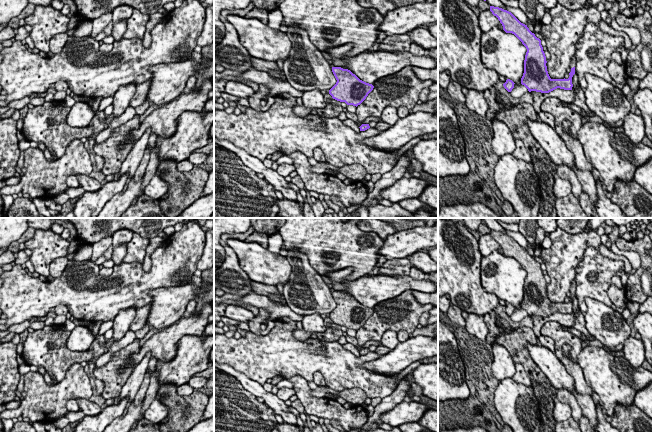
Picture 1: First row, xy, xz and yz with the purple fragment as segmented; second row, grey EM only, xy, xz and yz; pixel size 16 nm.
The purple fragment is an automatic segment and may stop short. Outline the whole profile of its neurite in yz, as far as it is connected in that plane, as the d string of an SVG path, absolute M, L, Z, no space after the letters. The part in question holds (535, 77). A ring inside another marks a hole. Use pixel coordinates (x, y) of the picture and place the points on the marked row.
M490 6L490 11L498 18L506 33L514 34L526 47L524 73L521 84L529 92L549 93L557 88L572 90L572 77L575 74L576 56L571 59L568 79L551 79L546 66L546 56L541 40L532 33L527 25L521 23L511 12L499 7Z

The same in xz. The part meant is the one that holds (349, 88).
M332 67L332 72L337 82L329 90L329 94L333 99L345 102L347 105L357 107L374 88L372 84L360 80L348 69Z

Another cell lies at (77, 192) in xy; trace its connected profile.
M79 186L77 188L68 187L64 193L67 194L70 199L74 199L80 198L85 192L86 191L81 186Z

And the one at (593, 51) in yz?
M594 23L585 26L584 34L577 41L575 48L575 73L583 90L587 87L586 73L603 78L607 82L612 81L608 65L612 60L612 53L621 47L622 43L623 37L609 35Z

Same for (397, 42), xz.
M393 34L383 39L378 51L407 52L410 50L411 43L412 40L408 34Z

